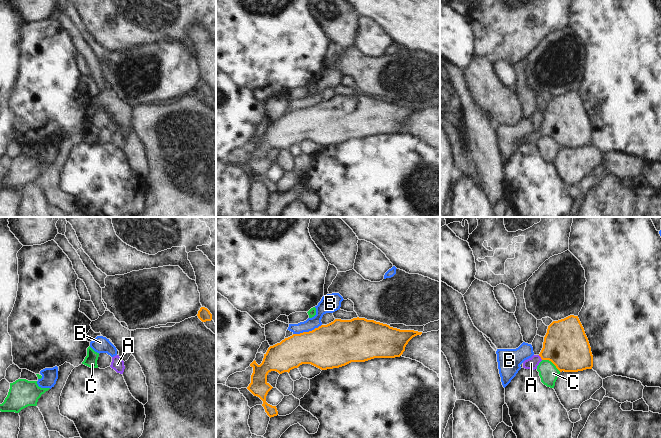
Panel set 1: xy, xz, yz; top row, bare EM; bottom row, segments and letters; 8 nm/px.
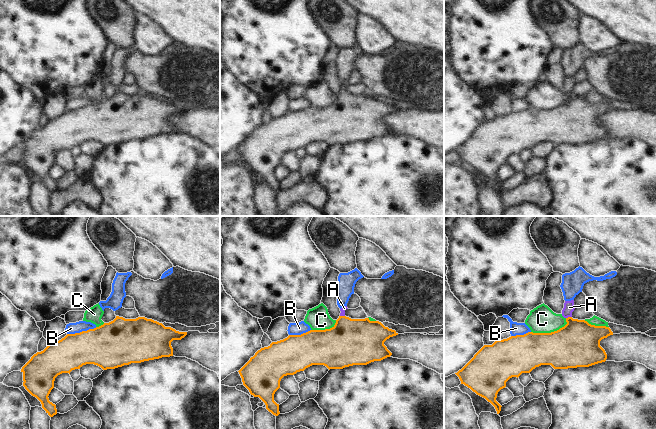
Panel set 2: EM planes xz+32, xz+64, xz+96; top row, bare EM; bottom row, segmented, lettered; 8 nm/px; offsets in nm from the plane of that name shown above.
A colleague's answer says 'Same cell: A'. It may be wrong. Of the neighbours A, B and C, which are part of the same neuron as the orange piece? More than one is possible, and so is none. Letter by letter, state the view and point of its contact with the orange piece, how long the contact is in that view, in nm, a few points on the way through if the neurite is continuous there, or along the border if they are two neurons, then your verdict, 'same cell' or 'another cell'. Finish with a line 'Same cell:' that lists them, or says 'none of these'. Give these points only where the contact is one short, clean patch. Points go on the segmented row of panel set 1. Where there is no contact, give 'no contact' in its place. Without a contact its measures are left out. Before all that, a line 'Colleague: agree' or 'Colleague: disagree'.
Colleague: agree
A: meets orange in yz at (540, 356); contact 50 nm long; runs through yz (566, 345), (540, 356), (531, 363); same cell
B: meets orange in xz at (307, 332); contact 240 nm long; another cell
C: meets orange in yz at (551, 361); contact 180 nm long; another cell
Same cell: A

